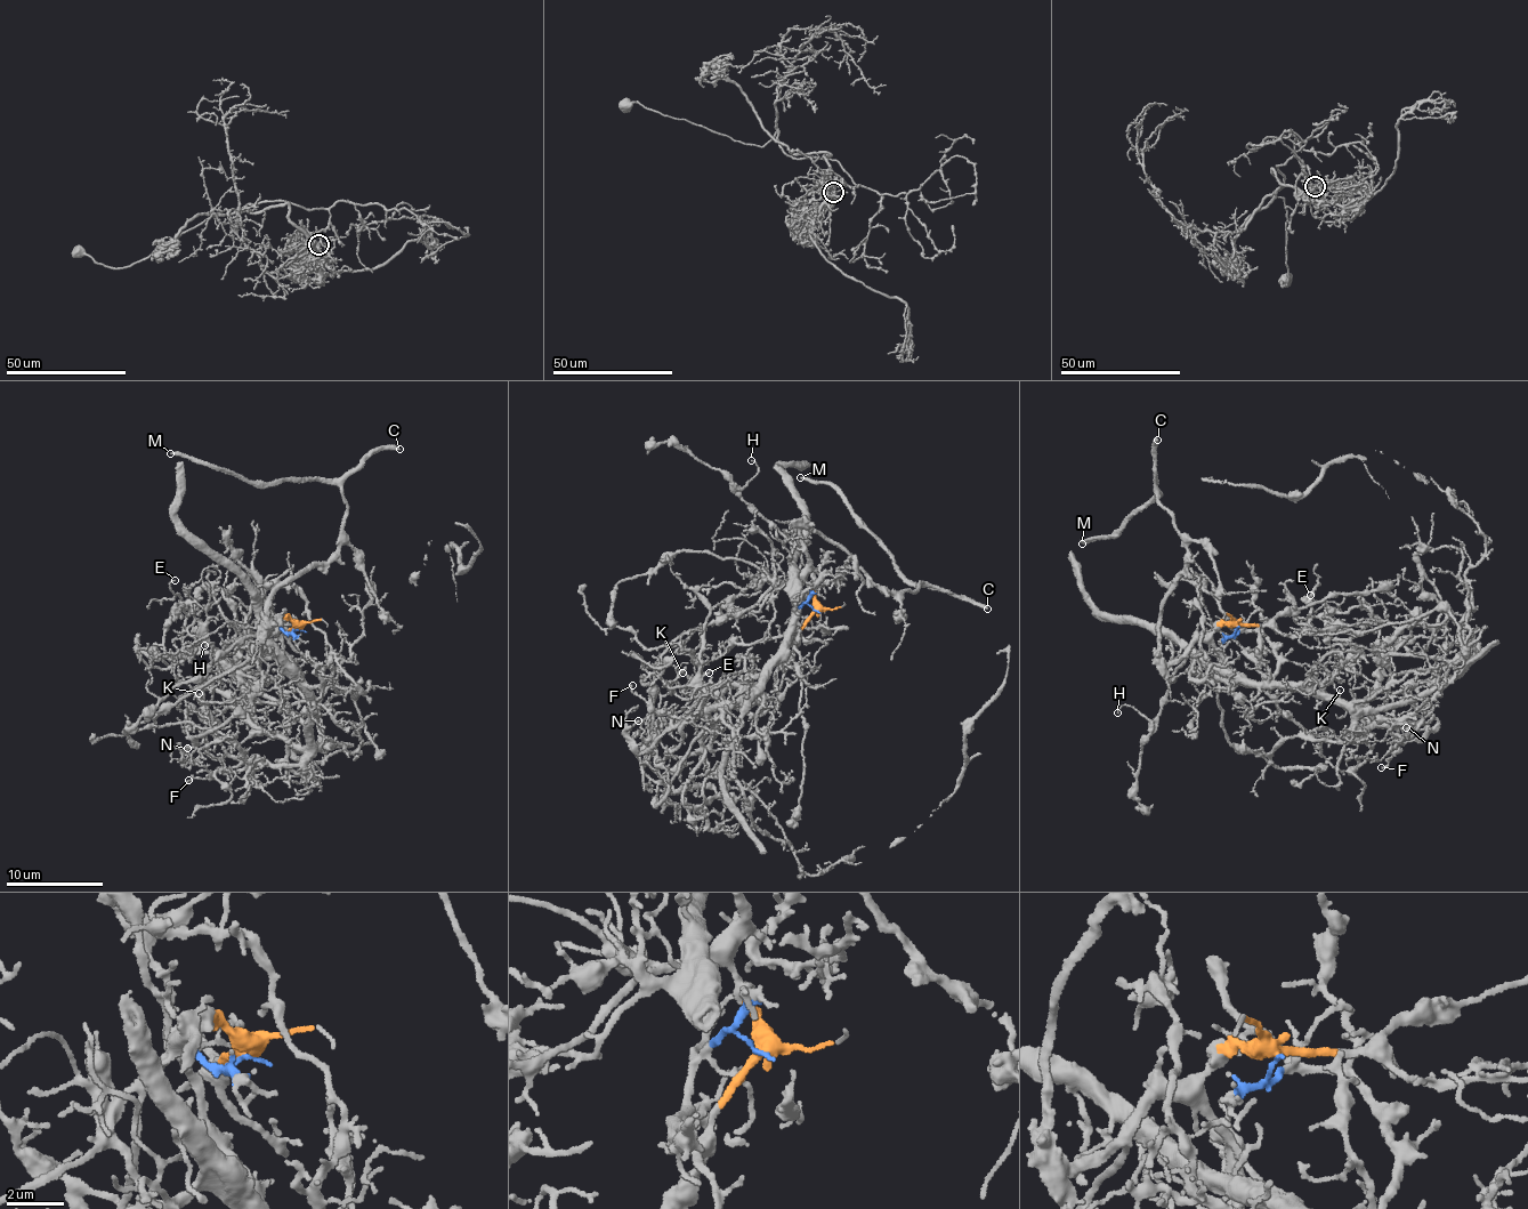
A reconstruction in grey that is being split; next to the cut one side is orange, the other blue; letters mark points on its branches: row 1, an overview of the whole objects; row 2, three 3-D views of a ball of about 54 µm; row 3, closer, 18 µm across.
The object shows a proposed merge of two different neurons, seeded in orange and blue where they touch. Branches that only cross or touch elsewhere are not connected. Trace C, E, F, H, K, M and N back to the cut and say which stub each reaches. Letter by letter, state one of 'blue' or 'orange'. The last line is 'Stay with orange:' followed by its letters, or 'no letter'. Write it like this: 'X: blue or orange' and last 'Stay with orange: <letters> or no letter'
C: orange
E: blue
F: blue
H: orange
K: blue
M: orange
N: blue
Stay with orange: C, H, M

